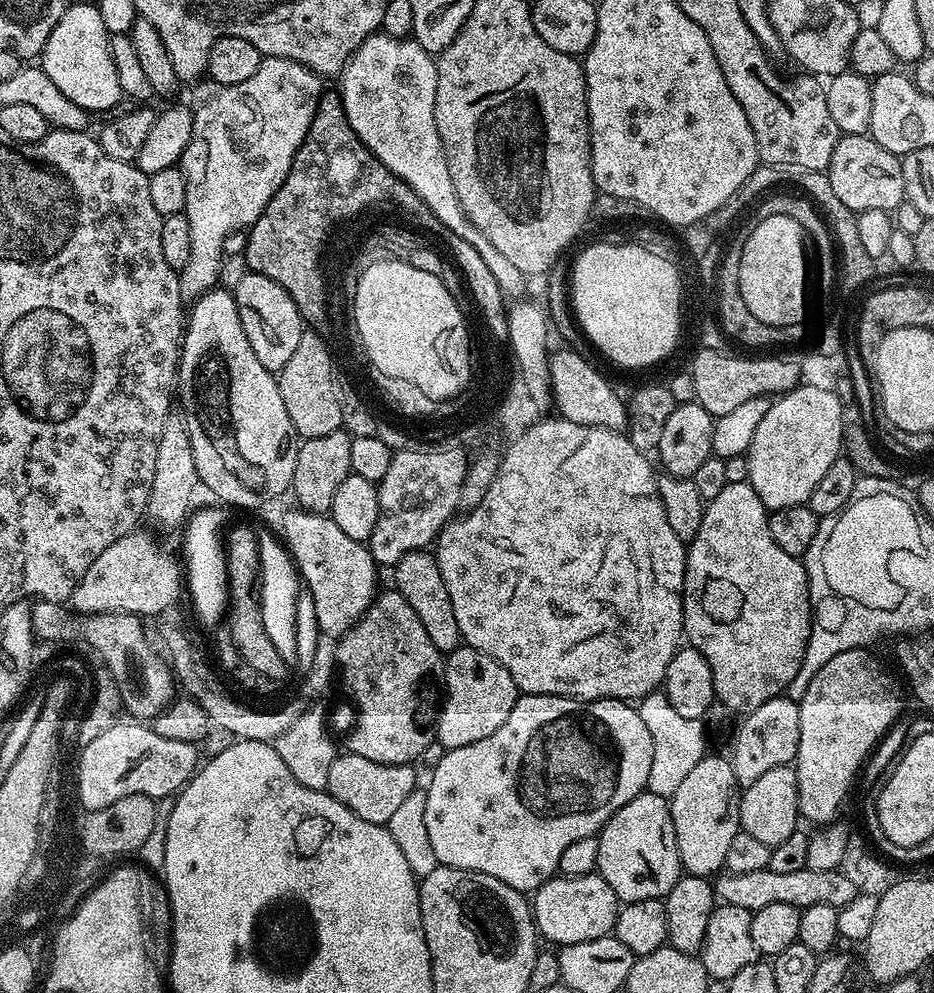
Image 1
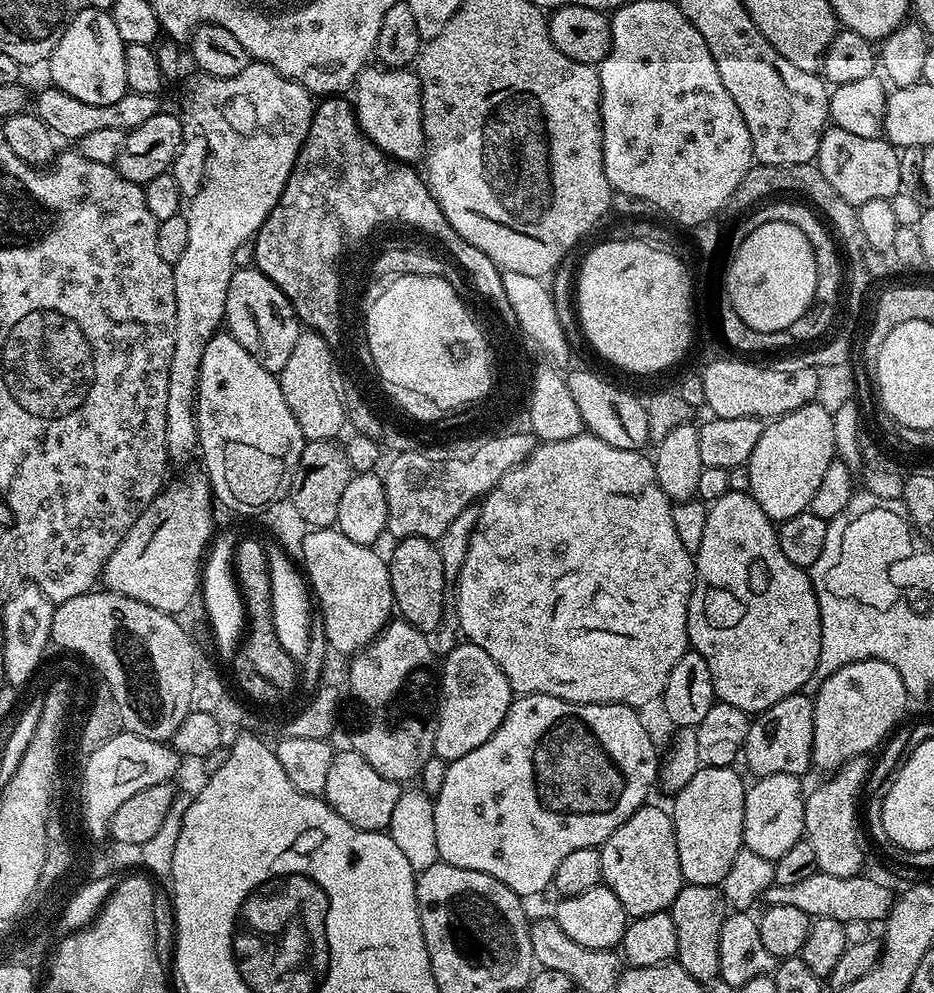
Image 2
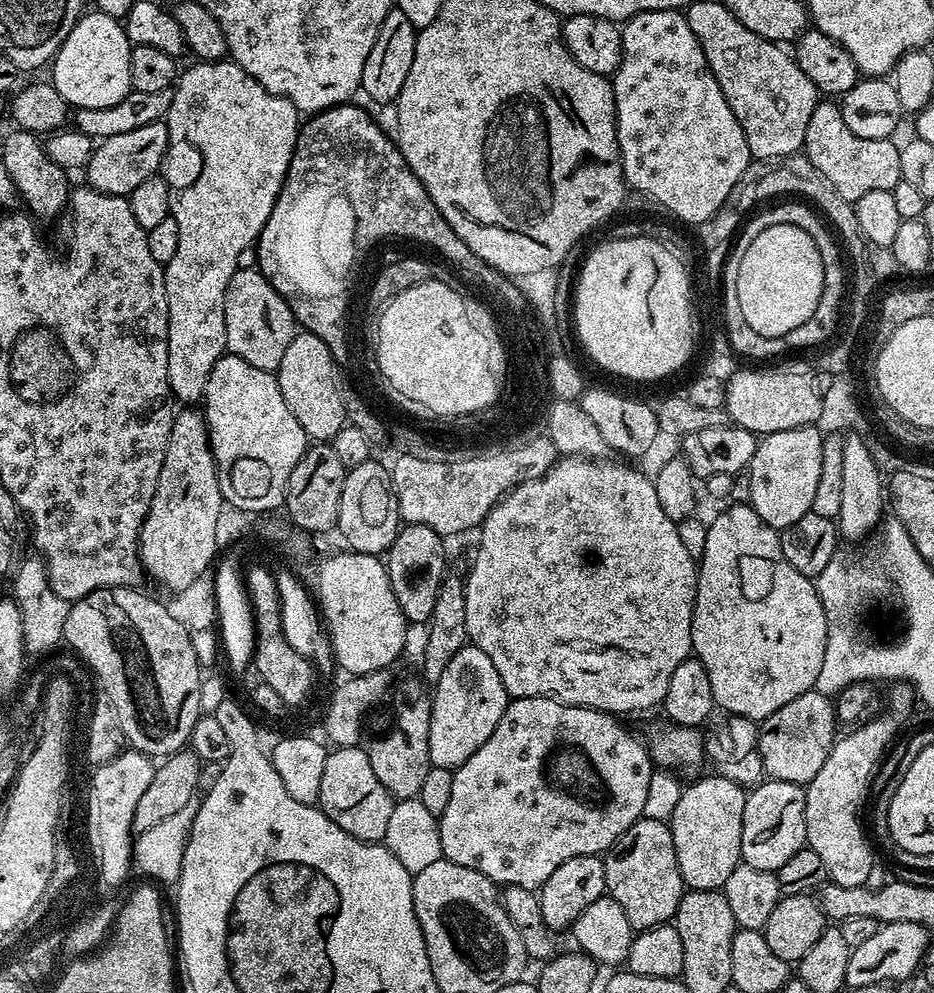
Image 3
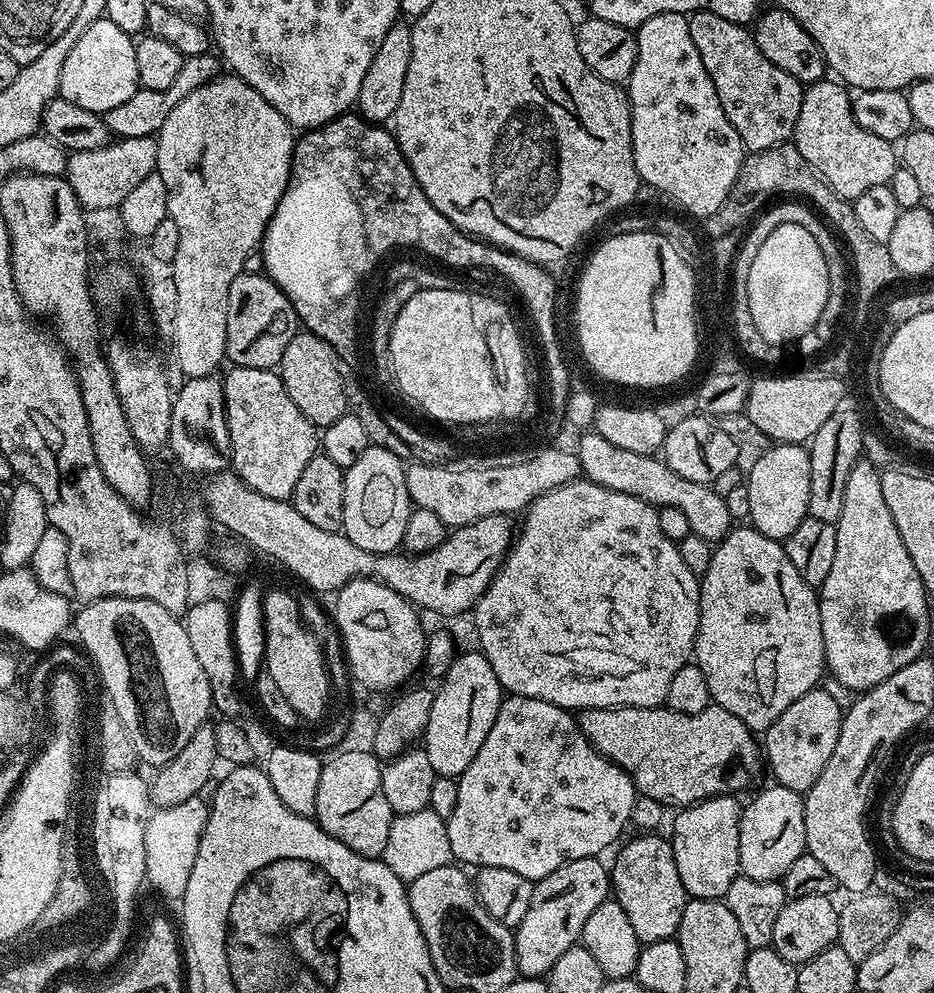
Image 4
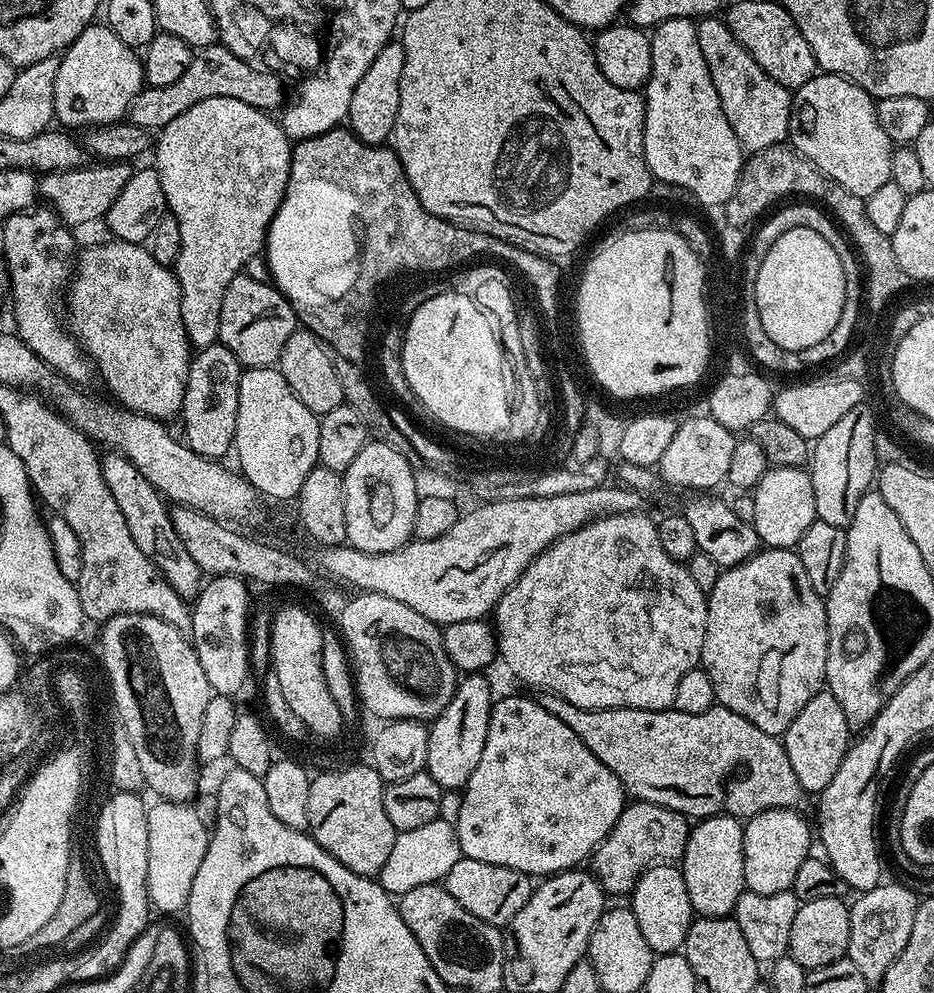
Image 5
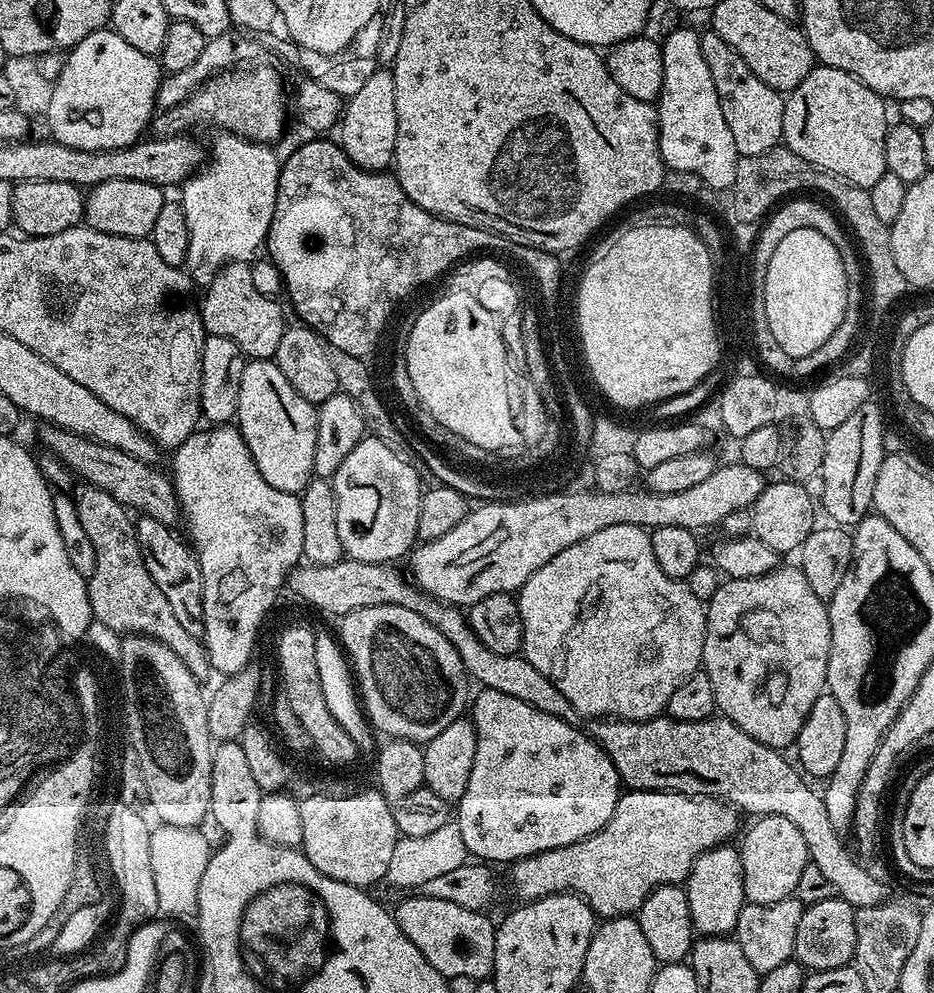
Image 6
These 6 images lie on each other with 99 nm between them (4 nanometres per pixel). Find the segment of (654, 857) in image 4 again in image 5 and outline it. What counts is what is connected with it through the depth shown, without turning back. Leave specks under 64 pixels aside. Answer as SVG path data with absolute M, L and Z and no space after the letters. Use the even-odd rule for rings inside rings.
M661 862L647 868L636 879L630 899L634 918L638 918L638 930L642 930L642 938L646 938L646 946L650 946L654 954L670 954L683 949L694 913L690 894L686 894L684 876L675 863Z

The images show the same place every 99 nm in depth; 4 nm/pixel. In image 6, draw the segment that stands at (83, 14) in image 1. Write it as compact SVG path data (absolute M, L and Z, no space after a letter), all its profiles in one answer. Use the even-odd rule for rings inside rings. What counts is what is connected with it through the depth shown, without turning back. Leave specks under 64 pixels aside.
M111 30L82 38L65 56L68 57L60 73L54 76L46 115L51 139L74 150L94 152L128 148L137 143L157 111L156 91L162 79L157 57L134 50L126 38Z

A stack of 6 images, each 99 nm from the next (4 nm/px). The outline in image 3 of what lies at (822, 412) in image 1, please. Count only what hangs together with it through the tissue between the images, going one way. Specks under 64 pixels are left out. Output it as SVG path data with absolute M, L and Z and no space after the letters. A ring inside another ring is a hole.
M816 426L778 430L757 443L746 473L750 478L751 506L771 528L794 526L802 514L812 510L818 478L822 475L822 446L825 434Z

